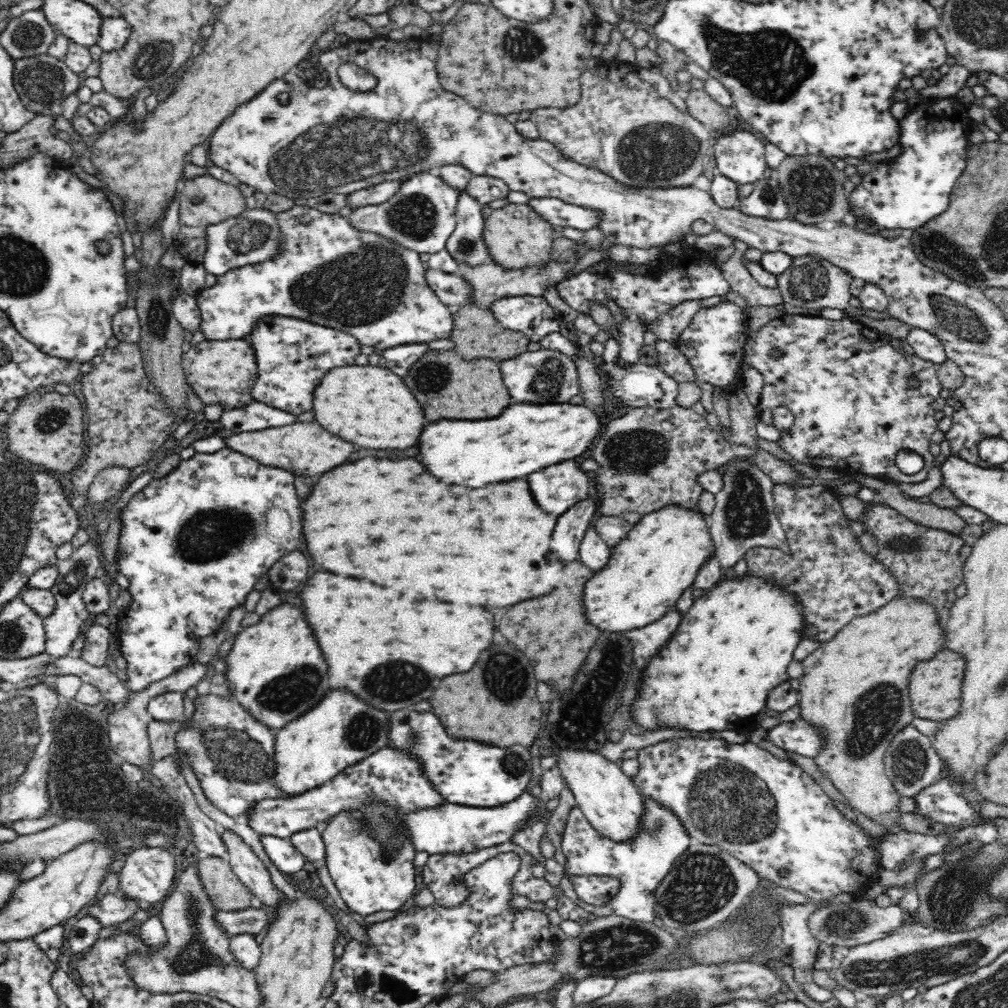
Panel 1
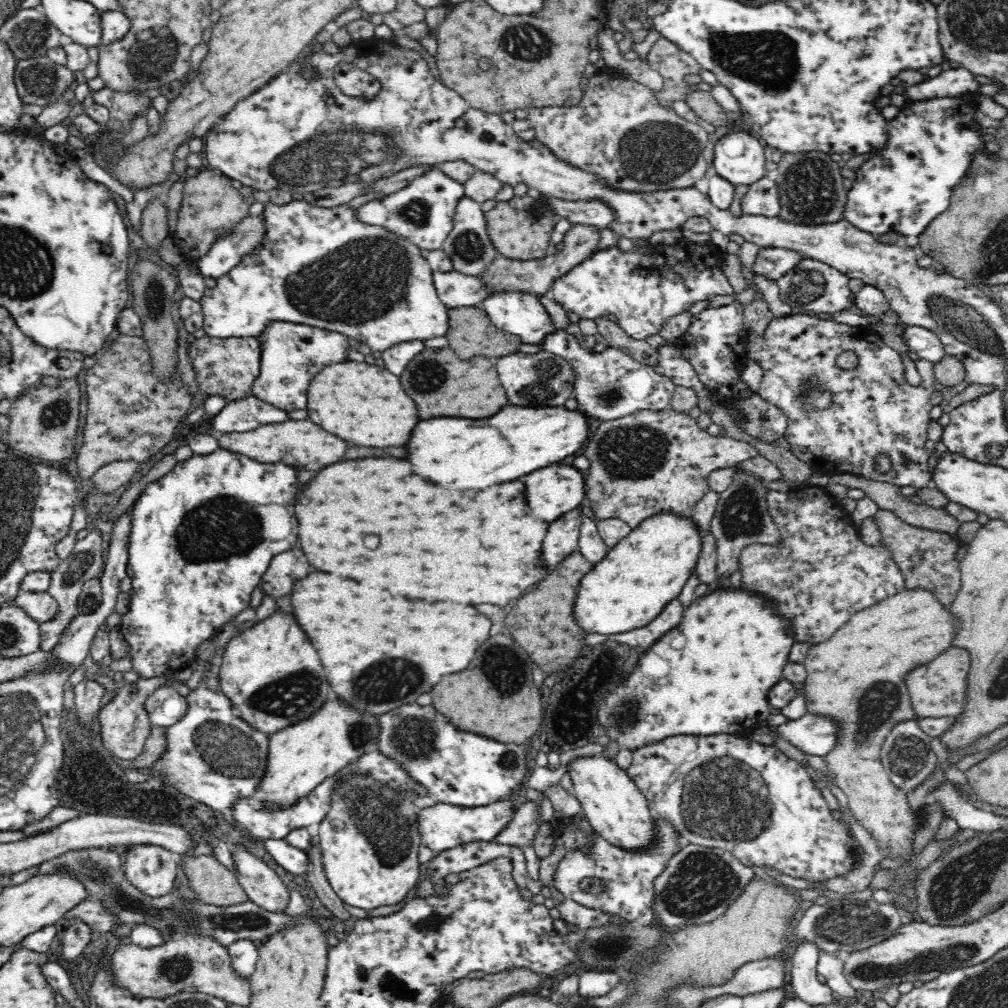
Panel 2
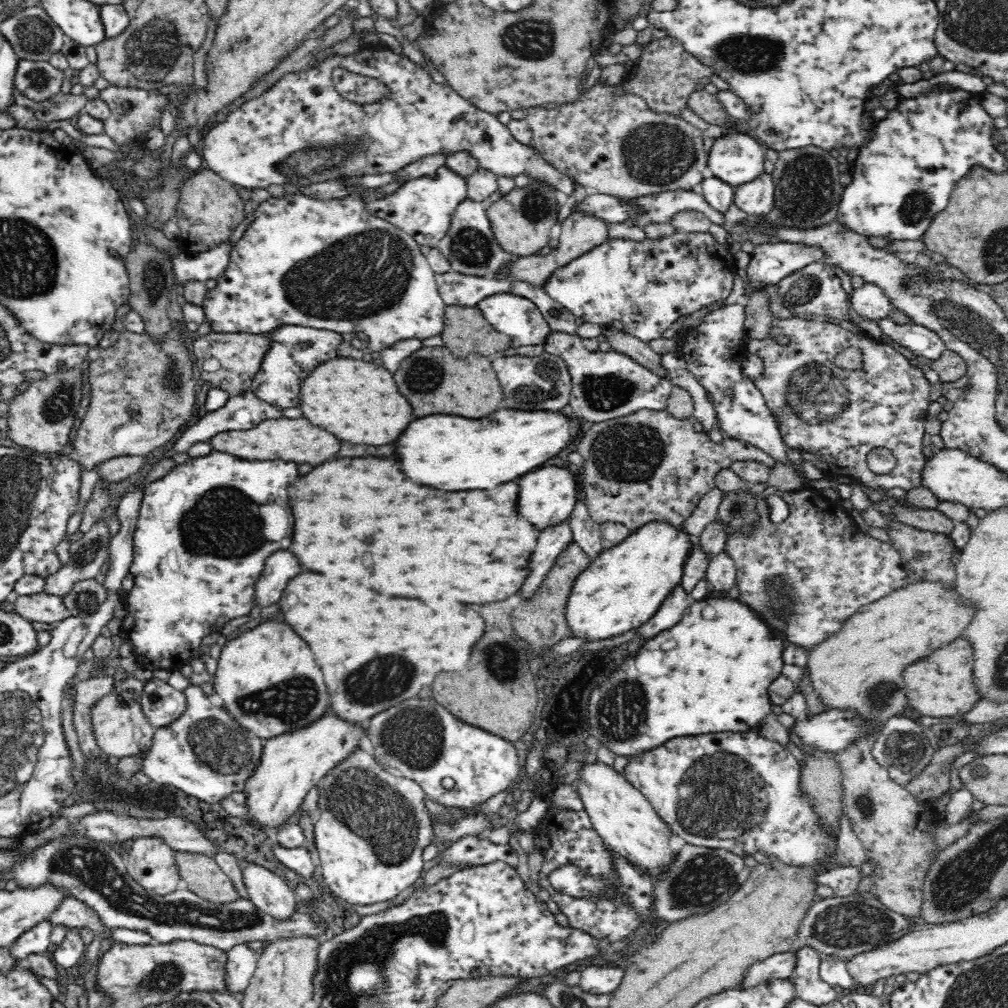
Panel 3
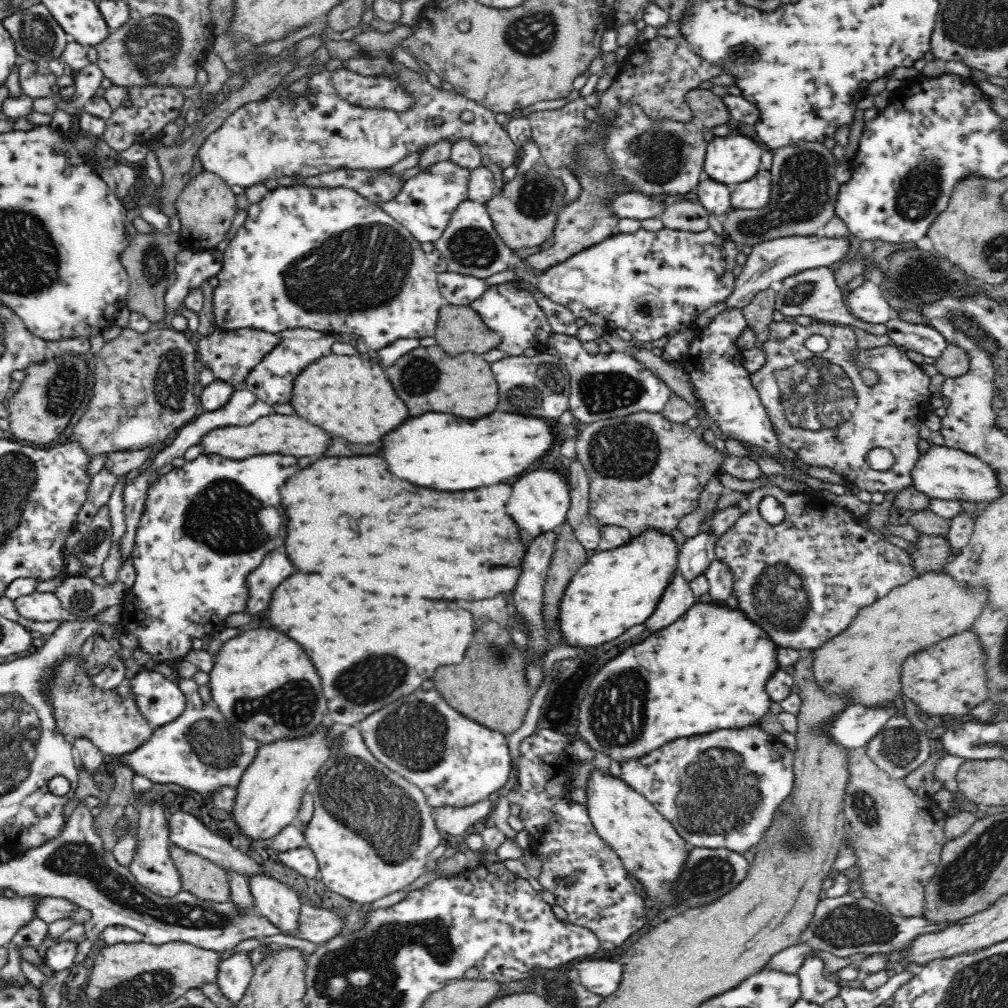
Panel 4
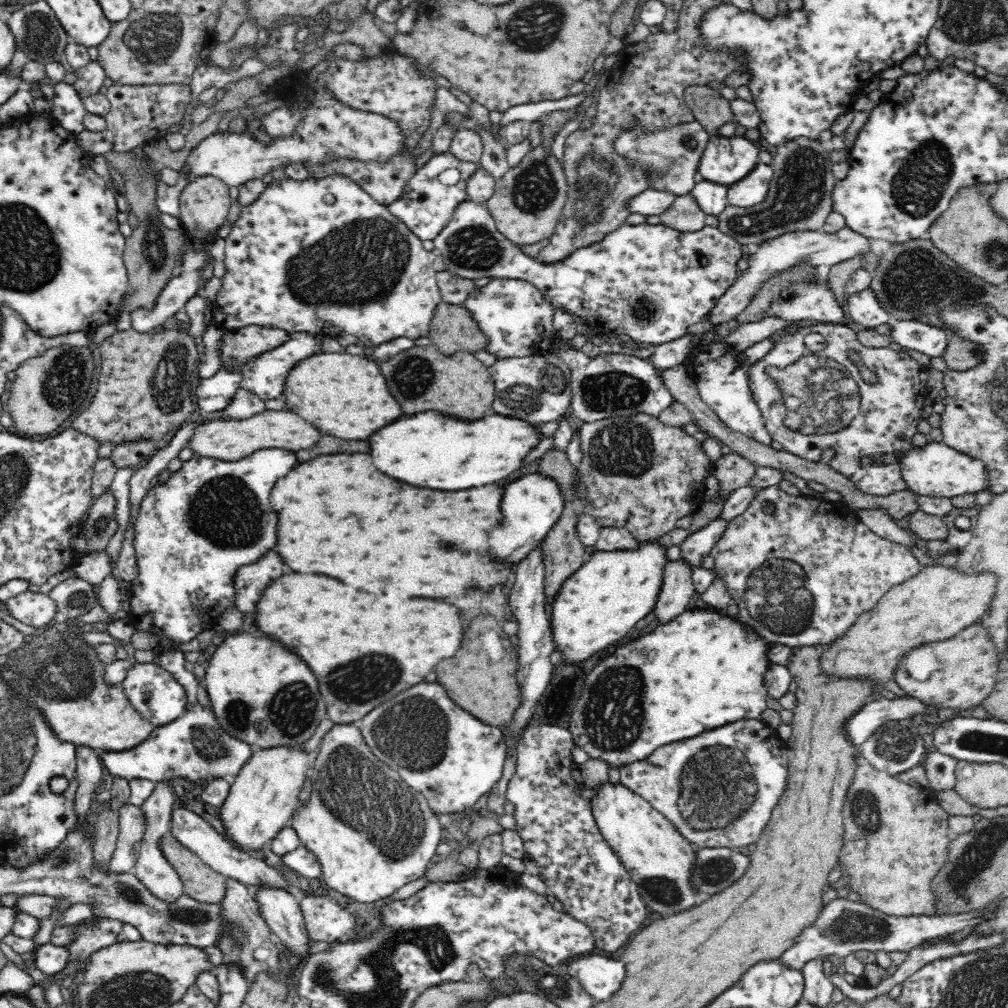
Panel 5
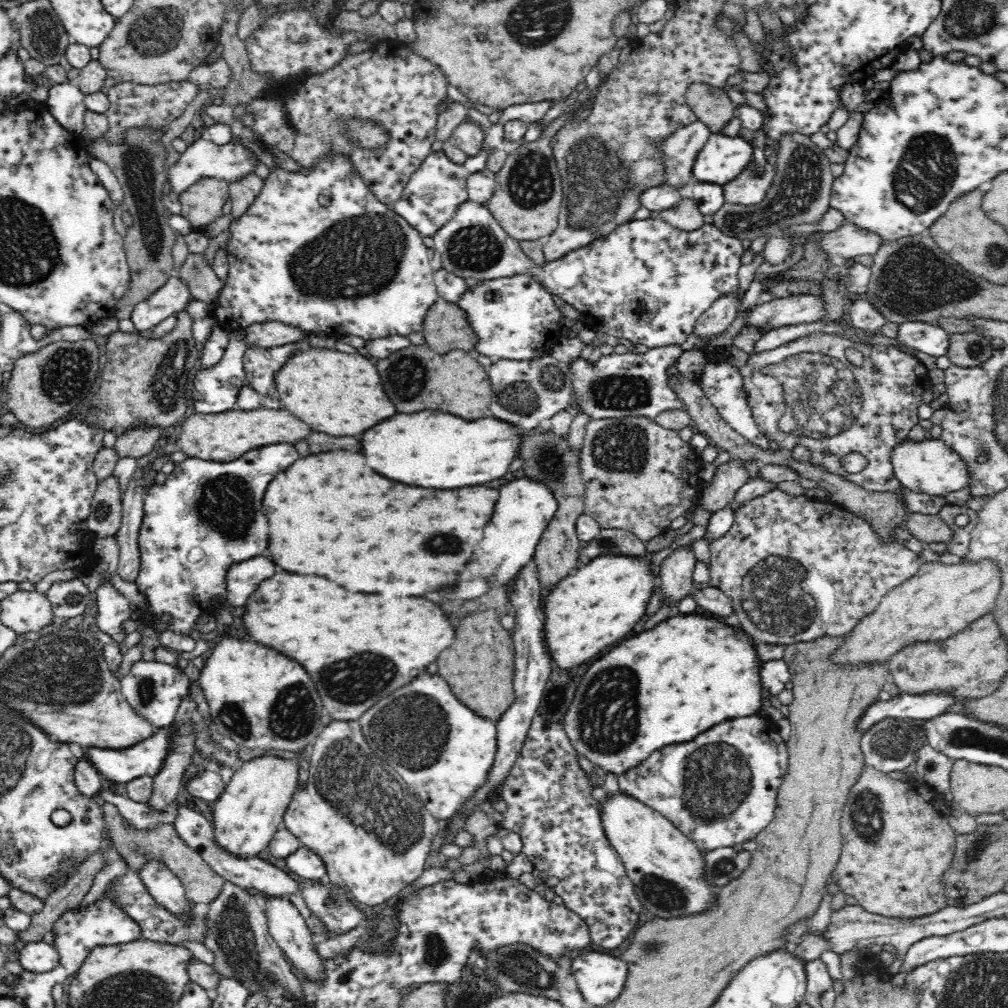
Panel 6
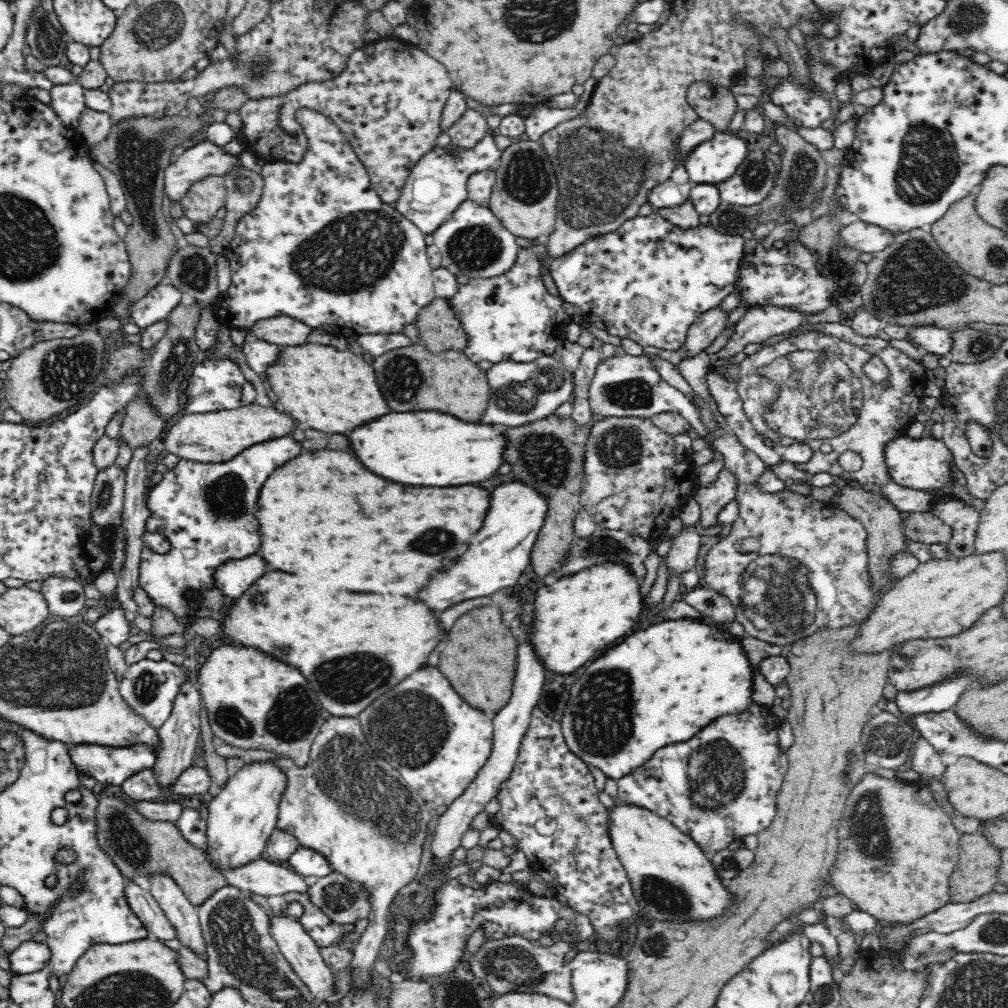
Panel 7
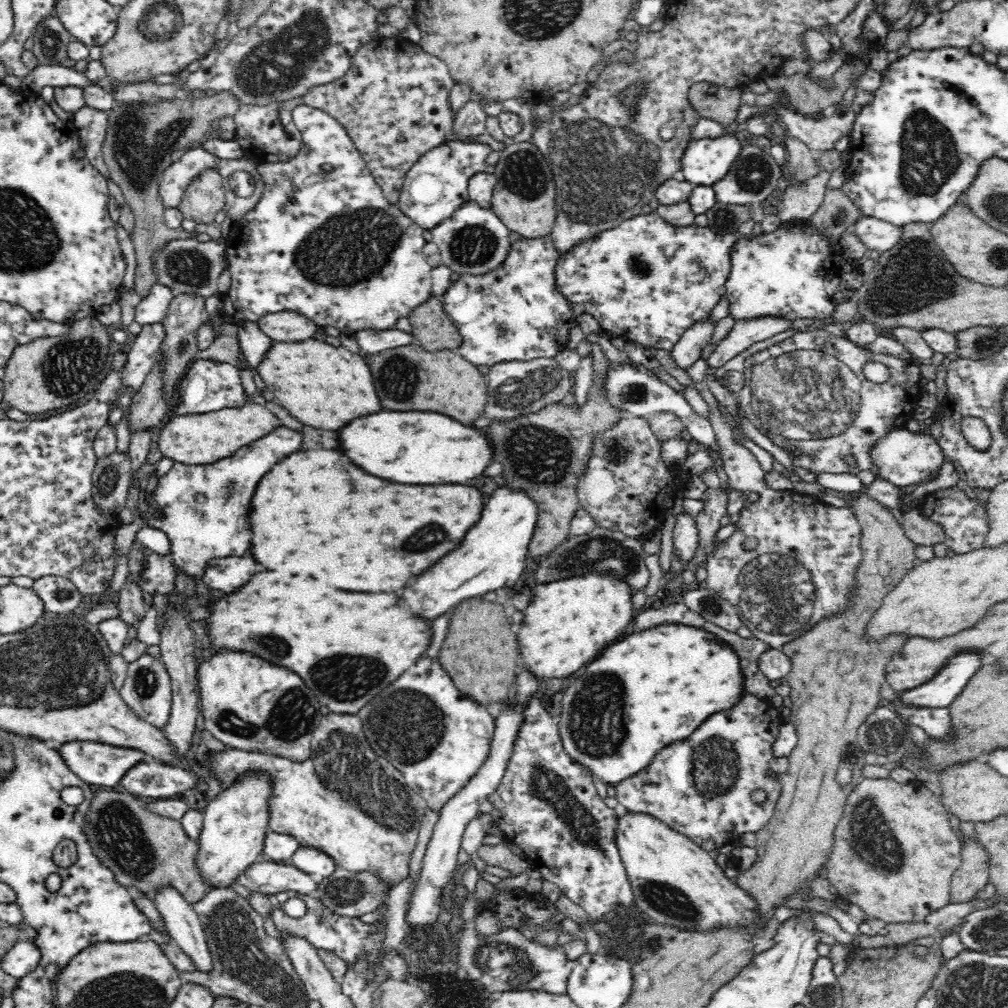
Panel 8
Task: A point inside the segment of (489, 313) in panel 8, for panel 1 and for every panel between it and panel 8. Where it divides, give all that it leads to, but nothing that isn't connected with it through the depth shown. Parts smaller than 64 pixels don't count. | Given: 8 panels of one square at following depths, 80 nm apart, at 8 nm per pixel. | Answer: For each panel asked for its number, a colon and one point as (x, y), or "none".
1: (531, 315)
2: (522, 314)
3: (516, 316)
4: (513, 314)
5: (517, 317)
6: (515, 318)
7: (512, 317)

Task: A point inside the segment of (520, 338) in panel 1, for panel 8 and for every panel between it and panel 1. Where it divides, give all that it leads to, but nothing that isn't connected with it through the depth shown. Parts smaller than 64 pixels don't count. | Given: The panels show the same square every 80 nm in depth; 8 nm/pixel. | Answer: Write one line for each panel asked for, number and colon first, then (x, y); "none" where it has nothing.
2: (471, 332)
3: (466, 330)
4: (460, 328)
5: (453, 328)
6: (446, 327)
7: (440, 329)
8: (432, 328)

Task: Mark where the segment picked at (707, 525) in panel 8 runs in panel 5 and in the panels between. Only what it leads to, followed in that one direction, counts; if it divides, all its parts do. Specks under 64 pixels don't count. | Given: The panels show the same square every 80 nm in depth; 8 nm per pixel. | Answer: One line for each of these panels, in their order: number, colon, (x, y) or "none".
5: (733, 471)
6: (729, 477)
7: (711, 499)

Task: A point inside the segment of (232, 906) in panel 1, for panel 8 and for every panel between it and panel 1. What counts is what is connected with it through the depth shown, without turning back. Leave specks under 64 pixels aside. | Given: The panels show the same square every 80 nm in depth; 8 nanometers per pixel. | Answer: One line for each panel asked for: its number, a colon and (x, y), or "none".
2: (213, 883)
3: (205, 878)
4: (208, 881)
5: (202, 883)
6: (202, 885)
7: (137, 846)
8: (144, 849)

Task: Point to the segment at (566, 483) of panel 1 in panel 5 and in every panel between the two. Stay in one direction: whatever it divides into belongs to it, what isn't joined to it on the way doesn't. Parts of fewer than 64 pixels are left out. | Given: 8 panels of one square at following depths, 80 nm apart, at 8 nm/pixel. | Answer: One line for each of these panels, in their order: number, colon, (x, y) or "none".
2: (551, 492)
3: (547, 496)
4: (541, 499)
5: (532, 505)

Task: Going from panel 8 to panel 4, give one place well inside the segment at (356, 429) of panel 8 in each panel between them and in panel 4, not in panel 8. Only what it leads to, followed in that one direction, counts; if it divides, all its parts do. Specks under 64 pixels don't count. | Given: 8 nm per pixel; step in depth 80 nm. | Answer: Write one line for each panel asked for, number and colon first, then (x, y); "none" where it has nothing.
4: (449, 452)
5: (433, 450)
6: (431, 449)
7: (432, 448)

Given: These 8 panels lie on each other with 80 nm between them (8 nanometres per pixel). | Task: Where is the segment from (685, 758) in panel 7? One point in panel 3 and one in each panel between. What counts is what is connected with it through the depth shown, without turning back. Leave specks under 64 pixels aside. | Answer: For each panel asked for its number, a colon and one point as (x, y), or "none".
3: (741, 792)
4: (713, 803)
5: (718, 789)
6: (720, 789)

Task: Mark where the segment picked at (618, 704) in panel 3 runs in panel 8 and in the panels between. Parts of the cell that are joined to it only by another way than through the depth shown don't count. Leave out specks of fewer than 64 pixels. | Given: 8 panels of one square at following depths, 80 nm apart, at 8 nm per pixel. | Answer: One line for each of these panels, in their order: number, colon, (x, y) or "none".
4: (707, 671)
5: (700, 671)
6: (667, 685)
7: (661, 685)
8: (656, 687)

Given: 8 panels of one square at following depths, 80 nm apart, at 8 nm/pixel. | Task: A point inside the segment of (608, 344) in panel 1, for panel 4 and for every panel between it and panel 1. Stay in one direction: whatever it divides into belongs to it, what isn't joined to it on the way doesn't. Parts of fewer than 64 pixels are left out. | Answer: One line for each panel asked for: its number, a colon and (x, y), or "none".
2: (610, 384)
3: (606, 385)
4: (615, 384)

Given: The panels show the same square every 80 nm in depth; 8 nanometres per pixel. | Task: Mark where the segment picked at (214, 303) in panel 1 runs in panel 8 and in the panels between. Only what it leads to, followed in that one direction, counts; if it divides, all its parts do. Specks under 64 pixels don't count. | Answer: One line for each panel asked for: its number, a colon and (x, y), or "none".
2: (323, 267)
3: (329, 265)
4: (326, 258)
5: (319, 255)
6: (317, 250)
7: (321, 246)
8: (323, 241)

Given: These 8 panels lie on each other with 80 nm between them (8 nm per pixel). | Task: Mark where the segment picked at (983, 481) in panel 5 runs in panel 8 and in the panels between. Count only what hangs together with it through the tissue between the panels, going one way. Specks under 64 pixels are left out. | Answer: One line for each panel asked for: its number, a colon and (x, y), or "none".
6: (931, 467)
7: (925, 465)
8: (904, 459)

